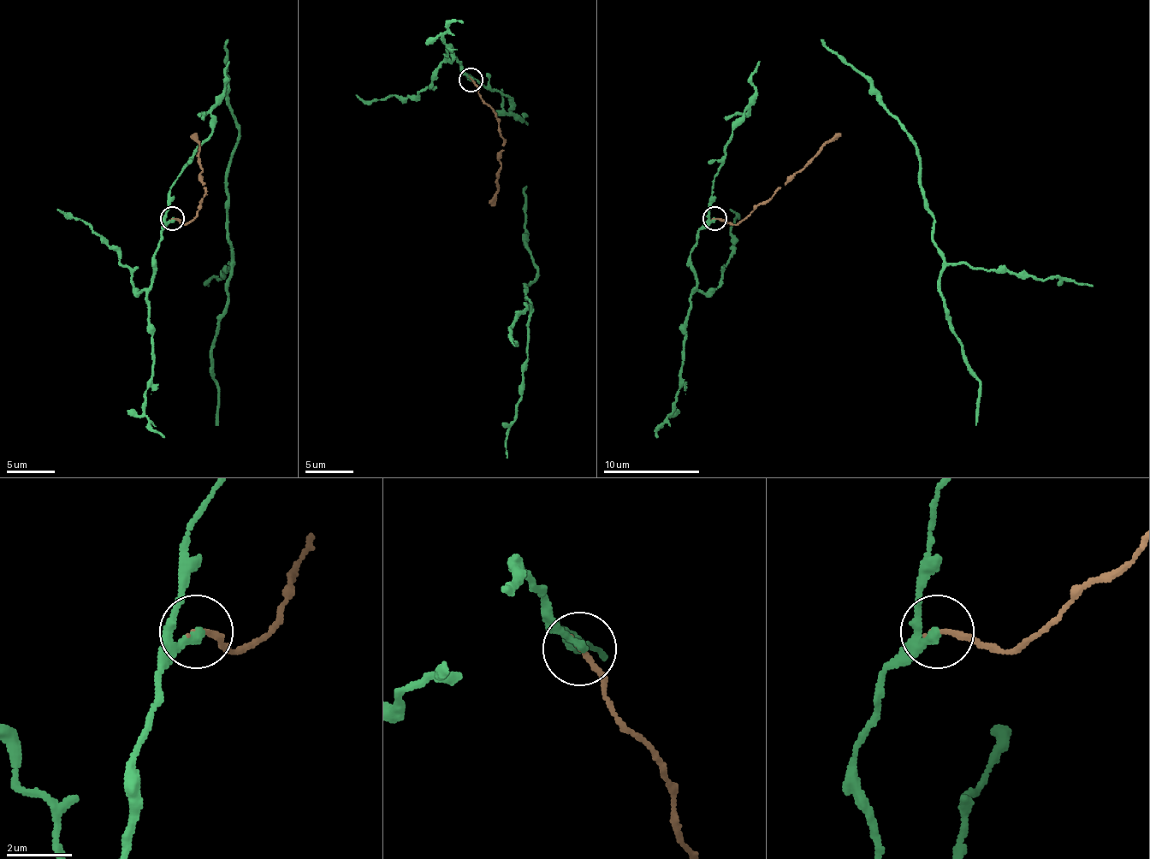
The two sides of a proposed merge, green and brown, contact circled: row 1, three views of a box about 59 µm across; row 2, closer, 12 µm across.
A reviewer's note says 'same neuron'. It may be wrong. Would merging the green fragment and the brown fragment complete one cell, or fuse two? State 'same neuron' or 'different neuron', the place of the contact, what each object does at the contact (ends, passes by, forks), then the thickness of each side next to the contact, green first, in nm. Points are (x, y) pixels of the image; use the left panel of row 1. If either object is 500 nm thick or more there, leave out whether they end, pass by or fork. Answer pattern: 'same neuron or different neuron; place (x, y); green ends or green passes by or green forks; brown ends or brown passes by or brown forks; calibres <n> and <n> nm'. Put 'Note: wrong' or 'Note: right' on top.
Note: wrong
different neuron; place (172, 218); green ends; brown ends; calibres 260 and 150 nm

